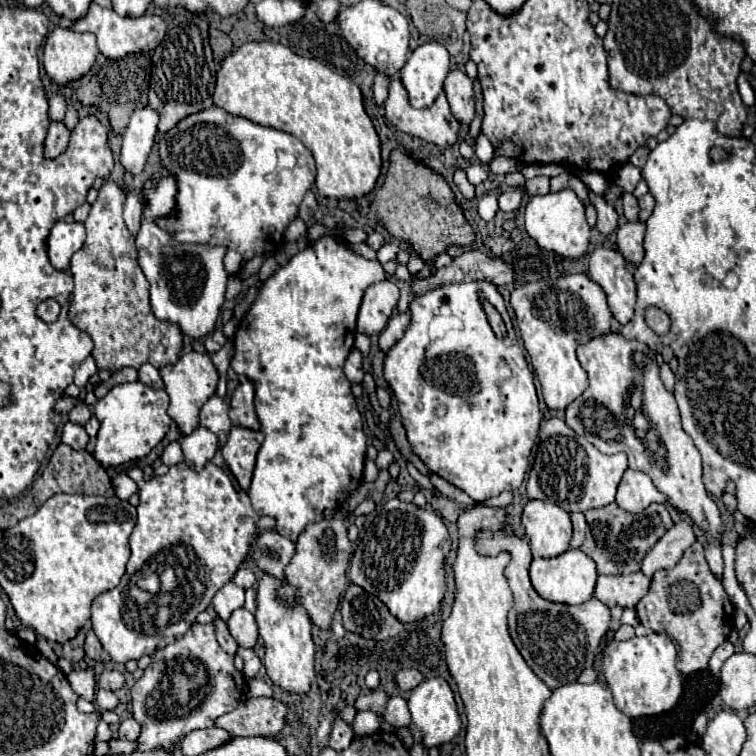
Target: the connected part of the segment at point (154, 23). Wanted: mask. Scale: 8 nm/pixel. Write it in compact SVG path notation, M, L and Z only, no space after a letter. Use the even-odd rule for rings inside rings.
M92 4L88 14L84 18L80 18L72 30L78 32L92 32L98 38L98 48L106 58L122 58L128 54L136 54L136 52L146 52L146 50L154 50L160 46L160 42L166 36L166 22L162 16L158 14L150 14L146 12L140 18L122 18L118 16L114 10L110 8L102 8L98 4Z

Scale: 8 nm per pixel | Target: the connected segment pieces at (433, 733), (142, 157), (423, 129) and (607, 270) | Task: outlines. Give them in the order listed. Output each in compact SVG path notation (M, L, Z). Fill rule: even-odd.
M430 678L418 684L408 698L408 708L412 714L412 722L414 722L412 734L414 738L422 738L422 742L426 742L428 748L450 742L460 732L462 722L460 722L456 700L454 700L454 692L448 686L448 682L442 678Z
M144 106L132 114L122 134L124 142L120 154L120 162L128 172L140 174L144 170L146 158L154 146L154 138L158 132L156 126L158 126L158 114L150 106Z
M392 78L390 82L390 90L388 90L388 100L386 100L386 118L402 132L406 134L412 134L412 136L420 136L428 142L434 142L436 146L444 148L444 146L450 146L458 140L458 128L460 128L460 122L450 114L450 108L448 108L448 102L446 102L446 95L441 92L438 100L434 102L434 106L430 108L422 108L422 110L416 110L408 104L408 98L406 98L406 90L402 86L402 82L398 78Z
M614 248L594 250L590 254L588 276L604 288L608 296L608 308L612 310L616 322L624 326L634 314L636 284L622 254Z

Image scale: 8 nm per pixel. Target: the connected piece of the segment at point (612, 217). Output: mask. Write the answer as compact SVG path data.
M590 194L590 200L598 212L598 222L596 222L596 230L604 236L608 236L612 230L616 230L618 226L618 214L614 210L614 206L610 206L604 196L598 194Z

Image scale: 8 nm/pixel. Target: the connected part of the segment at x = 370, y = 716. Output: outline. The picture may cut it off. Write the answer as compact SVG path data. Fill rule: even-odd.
M360 710L360 712L356 714L356 718L354 718L352 728L354 728L354 734L356 734L356 736L358 736L358 734L366 736L366 734L374 734L374 732L380 728L380 724L382 724L382 716L378 716L378 714L372 712L372 710Z

